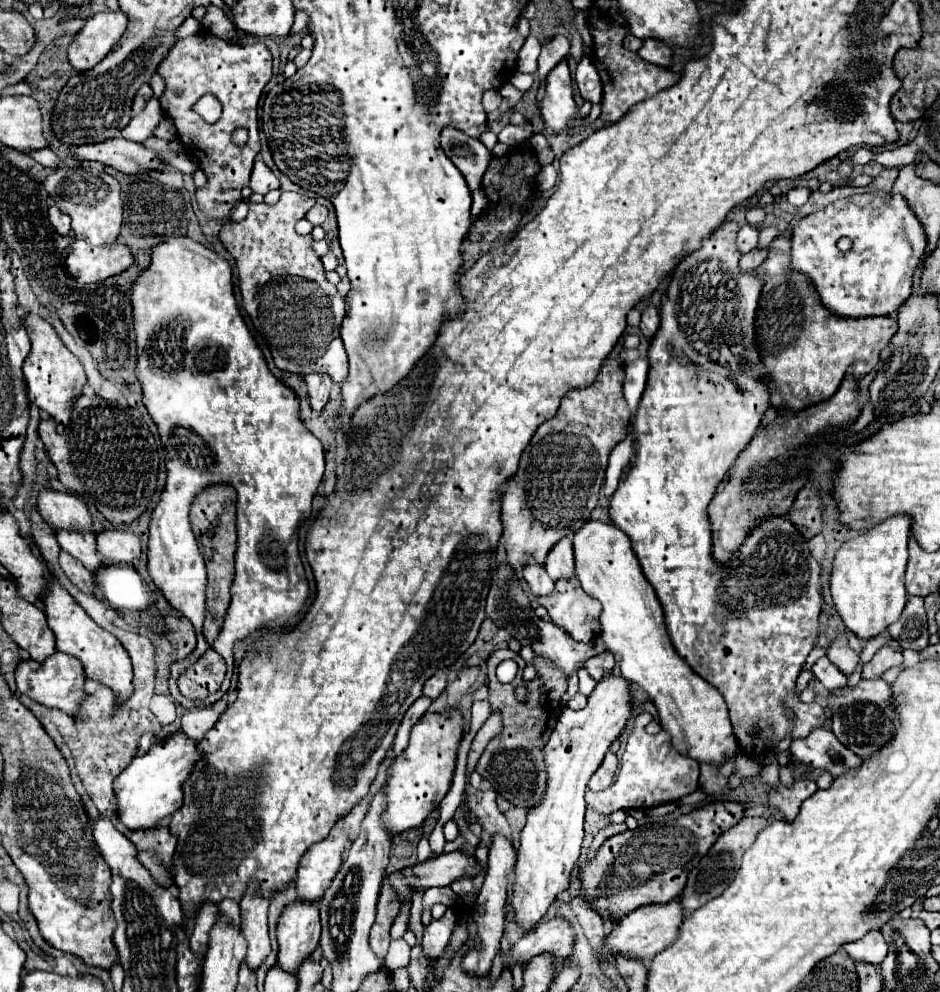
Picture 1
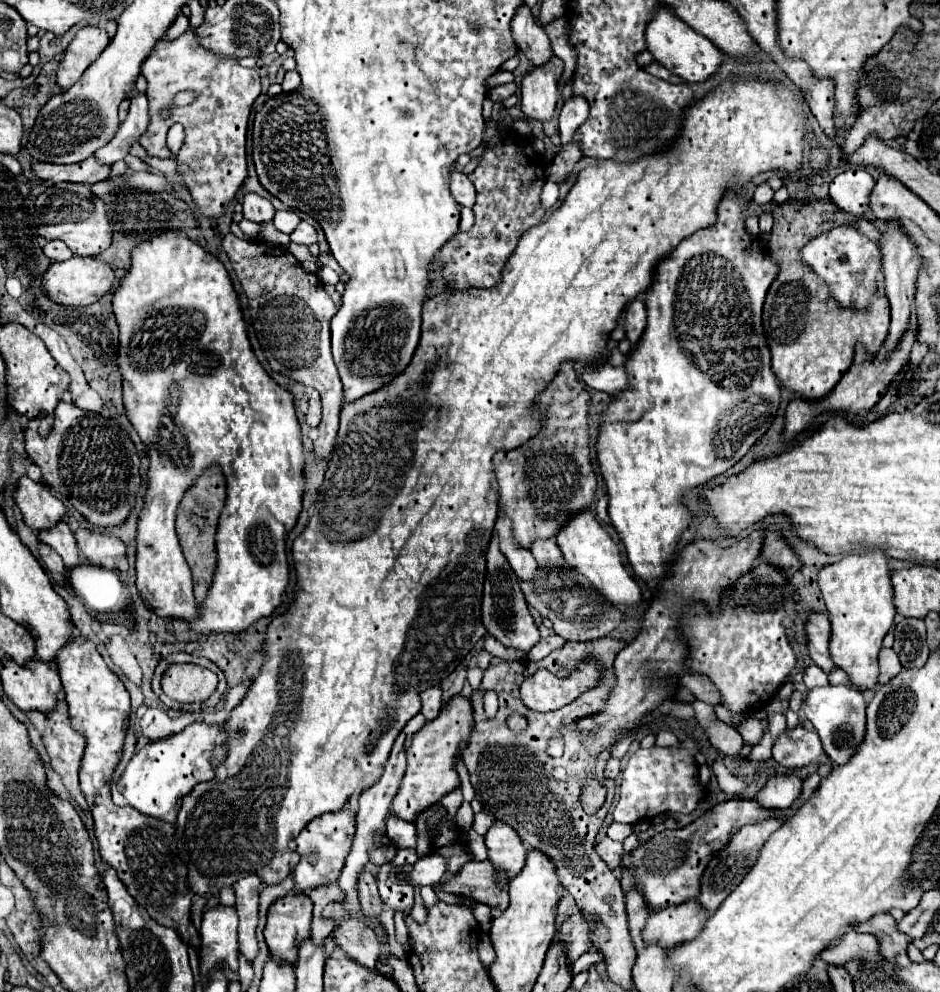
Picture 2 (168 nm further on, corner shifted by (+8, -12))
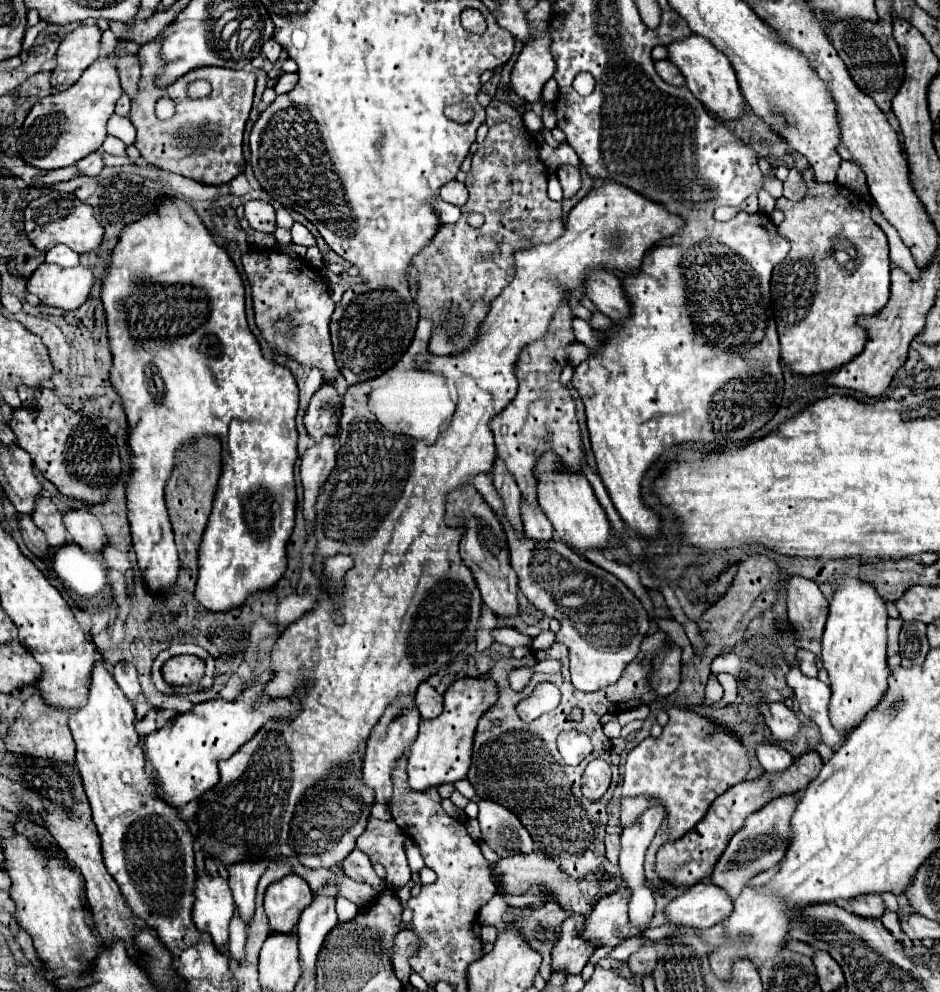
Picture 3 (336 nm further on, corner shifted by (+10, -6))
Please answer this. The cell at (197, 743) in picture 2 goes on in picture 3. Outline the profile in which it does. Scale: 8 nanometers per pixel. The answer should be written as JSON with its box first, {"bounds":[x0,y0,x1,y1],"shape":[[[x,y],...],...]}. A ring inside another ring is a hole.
{"bounds":[145,683,297,807],"shape":[[[251,683],[237,699],[229,701],[229,699],[209,699],[203,703],[197,703],[191,711],[187,713],[179,713],[171,725],[165,725],[153,733],[149,733],[145,737],[145,757],[151,761],[151,765],[155,767],[155,771],[159,773],[159,781],[157,781],[157,793],[159,797],[163,797],[163,801],[167,801],[173,807],[183,807],[185,803],[201,797],[201,793],[213,789],[213,785],[217,785],[219,781],[219,761],[229,759],[233,753],[237,753],[237,749],[247,743],[257,729],[261,729],[261,725],[265,725],[271,719],[279,719],[279,721],[289,721],[289,717],[297,717],[297,709],[289,699],[279,697],[277,701],[273,701],[271,697],[265,697],[263,693],[265,685],[263,683]]]}

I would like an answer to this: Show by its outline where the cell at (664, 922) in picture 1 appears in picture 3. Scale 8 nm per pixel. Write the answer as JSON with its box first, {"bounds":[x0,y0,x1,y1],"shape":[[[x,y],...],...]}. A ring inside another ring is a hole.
{"bounds":[665,883,733,929],"shape":[[[697,883],[683,895],[675,897],[665,911],[665,917],[675,925],[709,929],[733,911],[731,897],[713,883]]]}

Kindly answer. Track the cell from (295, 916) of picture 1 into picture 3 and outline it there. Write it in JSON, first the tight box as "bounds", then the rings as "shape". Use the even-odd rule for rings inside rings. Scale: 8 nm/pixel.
{"bounds":[265,873,313,933],"shape":[[[295,873],[275,881],[265,891],[265,913],[269,917],[271,931],[289,933],[295,929],[301,911],[313,901],[309,883]]]}

